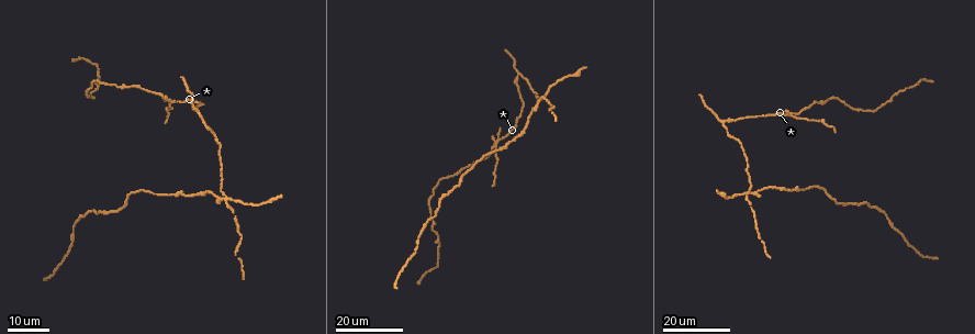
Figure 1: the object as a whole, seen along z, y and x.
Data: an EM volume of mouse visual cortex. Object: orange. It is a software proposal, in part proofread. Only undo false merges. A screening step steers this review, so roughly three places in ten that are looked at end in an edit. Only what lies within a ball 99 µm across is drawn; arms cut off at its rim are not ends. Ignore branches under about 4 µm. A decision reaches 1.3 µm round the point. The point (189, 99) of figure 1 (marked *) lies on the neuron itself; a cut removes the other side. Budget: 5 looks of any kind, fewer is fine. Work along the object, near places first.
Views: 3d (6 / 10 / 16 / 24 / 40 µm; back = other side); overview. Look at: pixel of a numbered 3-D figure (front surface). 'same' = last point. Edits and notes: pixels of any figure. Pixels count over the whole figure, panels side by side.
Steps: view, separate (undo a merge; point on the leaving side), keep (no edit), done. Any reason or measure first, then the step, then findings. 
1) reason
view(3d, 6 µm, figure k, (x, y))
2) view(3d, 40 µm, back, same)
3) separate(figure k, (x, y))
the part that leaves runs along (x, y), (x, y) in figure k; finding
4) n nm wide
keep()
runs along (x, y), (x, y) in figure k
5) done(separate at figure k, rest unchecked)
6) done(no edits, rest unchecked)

four arms meet
view(3d, 24 µm, figure 1, (789, 115))

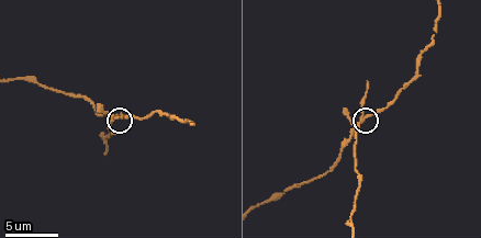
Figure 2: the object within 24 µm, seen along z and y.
view(3d, 10 µm, figure 2, (110, 120))

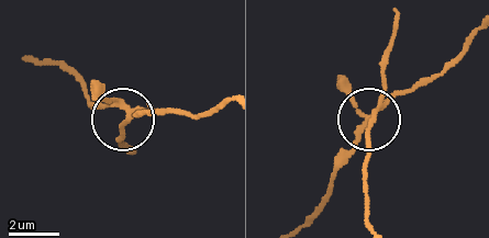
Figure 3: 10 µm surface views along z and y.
separate(figure 3, (120, 127))
the part that leaves runs along (377, 108), (364, 161), (364, 218) in figure 3; a second neuron is stuck on

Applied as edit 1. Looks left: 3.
three arms meet
view(3d, 16 µm, figure 1, (518, 75))

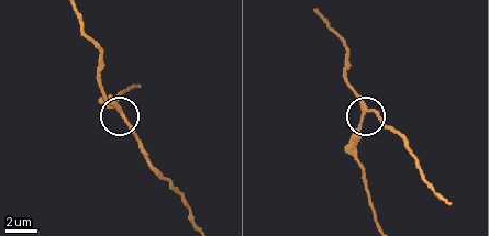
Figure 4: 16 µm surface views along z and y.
view(3d, 10 µm, figure 4, (367, 107))

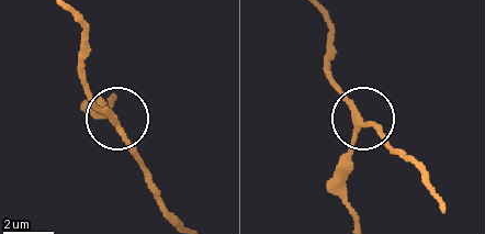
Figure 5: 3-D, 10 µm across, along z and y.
keep()
continuous, no second neuron

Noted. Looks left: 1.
done(separate at figure 3, rest unchecked)

